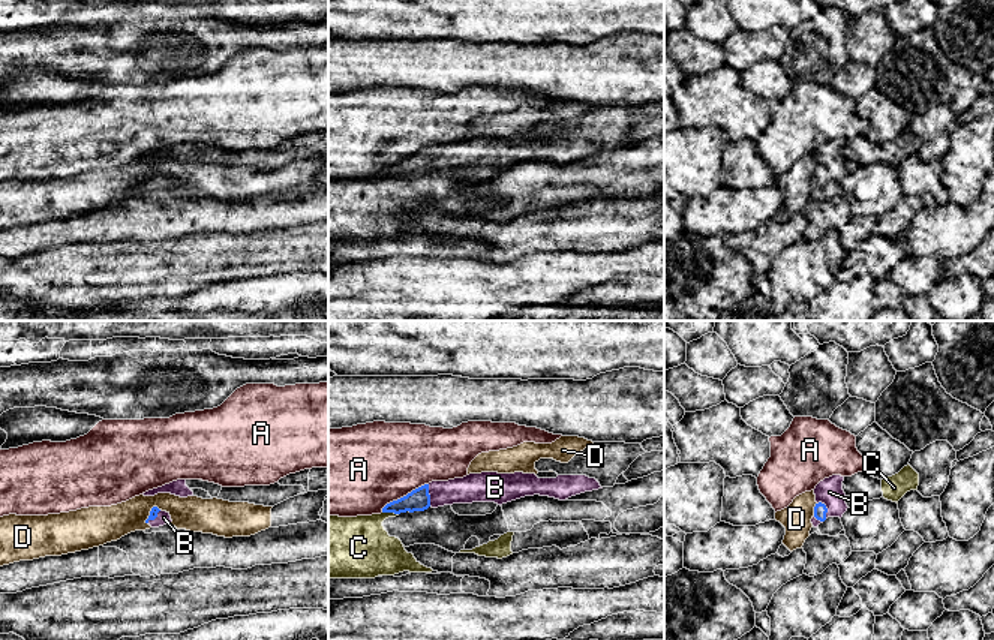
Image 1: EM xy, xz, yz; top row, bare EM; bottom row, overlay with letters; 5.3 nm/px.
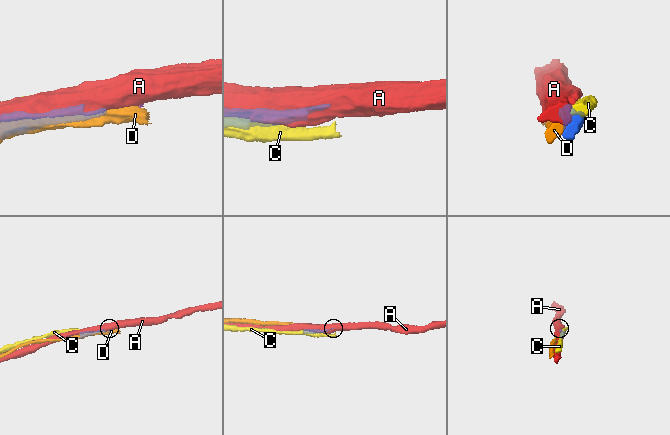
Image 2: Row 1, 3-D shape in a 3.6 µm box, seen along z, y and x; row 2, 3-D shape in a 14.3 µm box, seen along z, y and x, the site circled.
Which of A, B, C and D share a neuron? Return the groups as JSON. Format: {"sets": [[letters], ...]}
{"sets": [["A"], ["B"], ["C"], ["D"]]}

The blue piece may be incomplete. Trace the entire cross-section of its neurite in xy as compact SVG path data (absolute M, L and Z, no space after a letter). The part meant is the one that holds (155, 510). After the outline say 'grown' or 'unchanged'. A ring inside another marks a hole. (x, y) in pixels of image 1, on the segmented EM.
M153 507L150 511L148 519L145 520L145 523L148 523L151 528L159 528L163 525L169 525L171 516L166 511L159 510L157 507Z | grown

